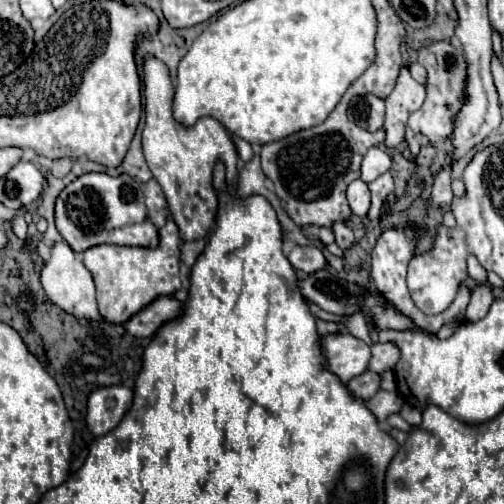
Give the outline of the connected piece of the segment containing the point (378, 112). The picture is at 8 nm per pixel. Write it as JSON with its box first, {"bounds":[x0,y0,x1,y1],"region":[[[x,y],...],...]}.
{"bounds":[349,93,385,131],"region":[[[367,93],[349,105],[349,113],[359,127],[369,129],[369,131],[377,131],[379,127],[383,127],[385,105],[383,105],[383,99]]]}

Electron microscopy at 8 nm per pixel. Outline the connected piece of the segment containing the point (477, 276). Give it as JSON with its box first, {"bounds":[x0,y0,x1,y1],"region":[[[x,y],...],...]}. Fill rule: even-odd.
{"bounds":[467,257,487,283],"region":[[[467,257],[467,271],[477,283],[487,283],[487,273],[481,267],[481,263],[477,261],[477,257]]]}

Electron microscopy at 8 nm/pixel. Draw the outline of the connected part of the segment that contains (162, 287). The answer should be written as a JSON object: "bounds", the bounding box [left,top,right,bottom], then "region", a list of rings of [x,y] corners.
{"bounds":[83,219,181,325],"region":[[[173,219],[163,227],[163,245],[155,249],[145,247],[119,247],[119,245],[97,245],[87,249],[83,265],[91,271],[97,285],[97,305],[103,323],[121,325],[127,323],[141,309],[151,305],[161,295],[173,295],[181,289],[179,275],[179,229]]]}

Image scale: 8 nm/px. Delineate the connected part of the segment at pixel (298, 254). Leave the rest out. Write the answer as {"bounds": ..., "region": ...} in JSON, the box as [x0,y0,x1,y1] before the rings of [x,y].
{"bounds":[287,245,327,273],"region":[[[295,245],[289,251],[287,259],[289,259],[289,263],[293,267],[299,267],[299,271],[303,271],[303,273],[315,273],[315,271],[319,271],[319,269],[323,269],[327,265],[323,253],[313,245],[309,245],[309,247]]]}

